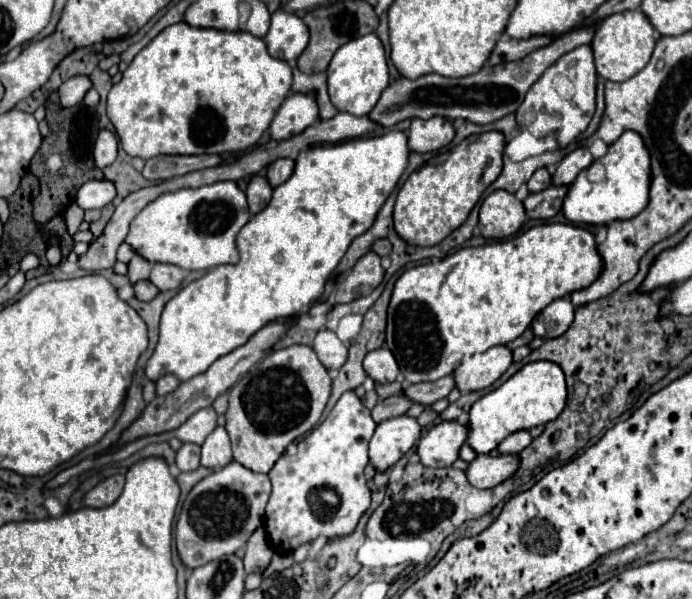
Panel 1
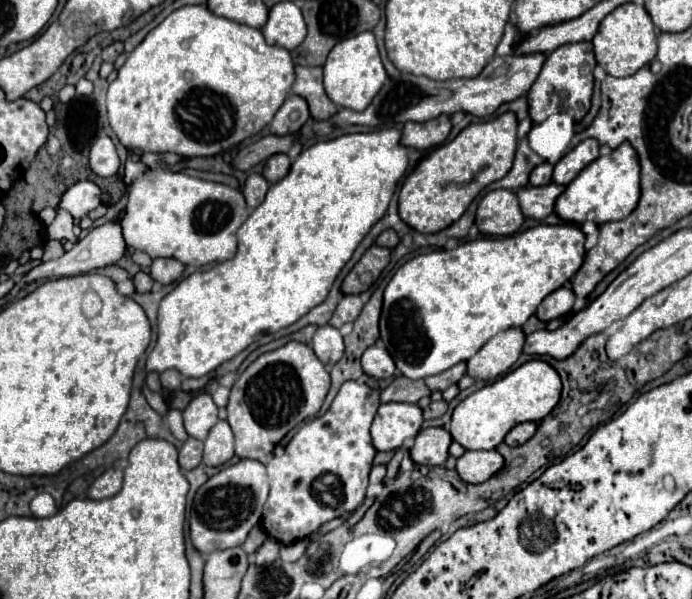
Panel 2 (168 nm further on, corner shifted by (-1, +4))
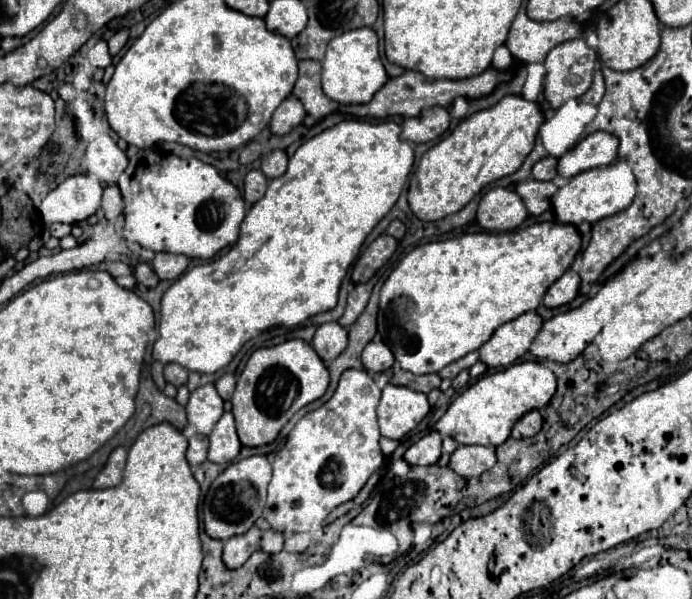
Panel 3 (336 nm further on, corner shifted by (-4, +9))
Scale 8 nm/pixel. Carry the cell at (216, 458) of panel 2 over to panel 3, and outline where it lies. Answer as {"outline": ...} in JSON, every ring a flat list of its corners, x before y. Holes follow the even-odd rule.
{"outline":[[223,413,223,417,215,423,209,435,209,461,213,463,229,463,241,451,239,437,235,433,235,419,231,413]]}

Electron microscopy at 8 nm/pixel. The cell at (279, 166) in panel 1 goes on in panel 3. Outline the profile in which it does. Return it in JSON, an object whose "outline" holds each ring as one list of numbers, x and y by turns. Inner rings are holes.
{"outline":[[271,151,271,153,263,159,263,163,261,163,261,171,263,171,269,179,275,179,275,177,285,175,287,163,289,163,289,157,287,157,285,151]]}

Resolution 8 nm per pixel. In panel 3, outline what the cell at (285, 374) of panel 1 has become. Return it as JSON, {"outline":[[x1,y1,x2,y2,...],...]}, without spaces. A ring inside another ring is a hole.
{"outline":[[289,339,281,345,275,347,267,347,267,349,257,349,243,373,237,379,237,389,231,397,233,403,233,415,235,415,235,423,237,423,237,435,239,441,245,447,261,447,265,443,271,443,277,439,279,431,283,429,283,425,307,403,323,397,323,393,329,387,329,369,325,367,325,363,319,359,319,355,315,353,315,349,311,347,311,343,303,341,303,339]]}

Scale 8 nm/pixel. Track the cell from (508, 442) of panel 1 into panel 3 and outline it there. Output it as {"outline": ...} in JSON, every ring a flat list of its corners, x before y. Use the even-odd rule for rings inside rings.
{"outline":[[535,409,535,411,529,411,527,415,523,415,523,417,515,423,511,437,515,437,515,439,521,439,521,437,533,437,535,433,541,431,541,423,543,423,541,413,539,413,537,409]]}

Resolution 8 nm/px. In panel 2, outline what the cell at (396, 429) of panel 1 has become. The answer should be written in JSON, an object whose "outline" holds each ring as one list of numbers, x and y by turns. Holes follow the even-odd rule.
{"outline":[[380,404,372,424,372,444,378,452,392,452,406,438,414,438,422,426,422,410,416,404]]}

